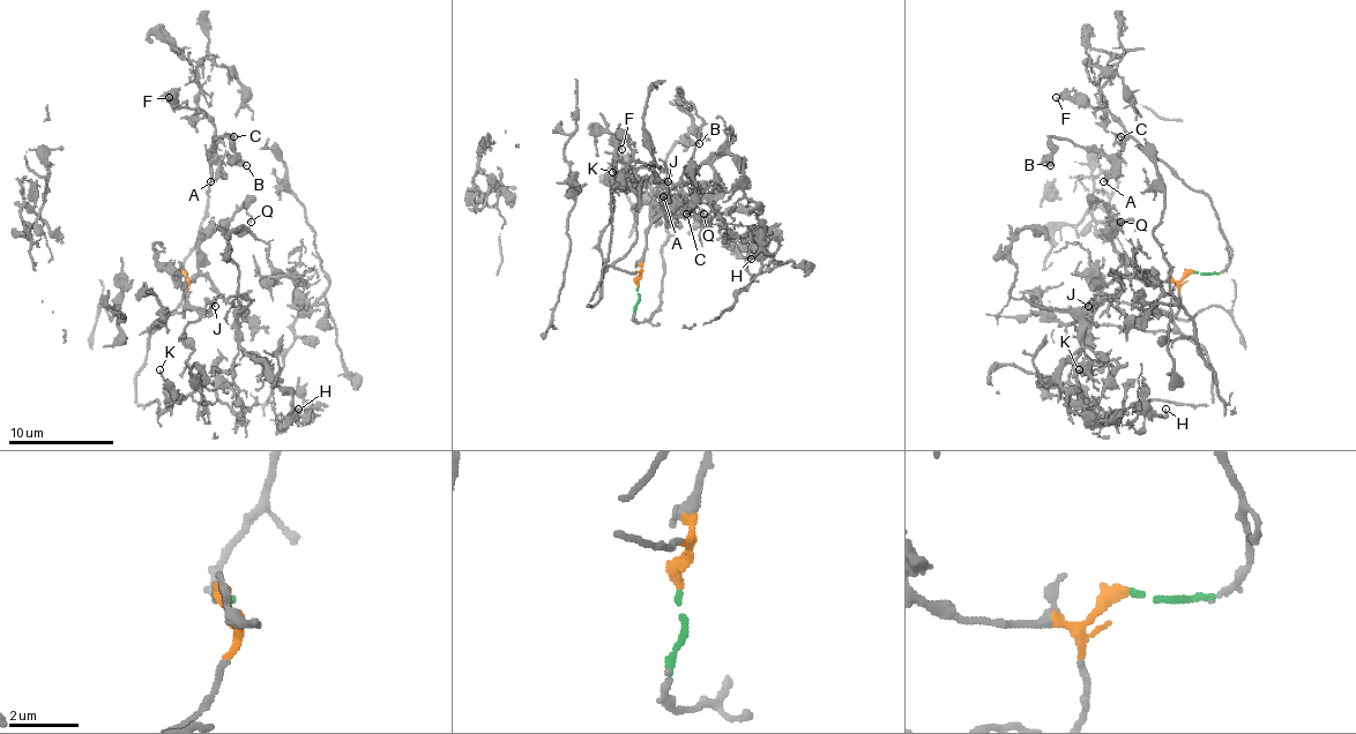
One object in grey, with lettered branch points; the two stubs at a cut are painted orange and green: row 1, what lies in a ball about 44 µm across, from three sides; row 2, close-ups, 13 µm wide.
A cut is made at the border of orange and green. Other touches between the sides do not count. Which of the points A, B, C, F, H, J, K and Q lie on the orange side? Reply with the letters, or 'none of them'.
H, J, K, Q

